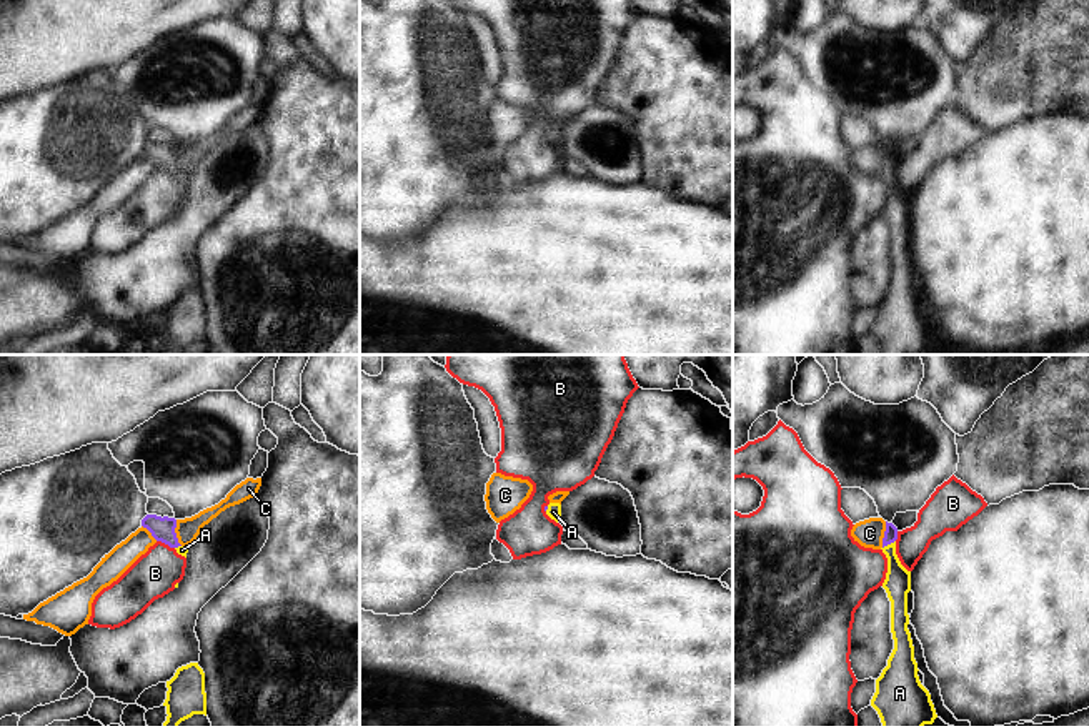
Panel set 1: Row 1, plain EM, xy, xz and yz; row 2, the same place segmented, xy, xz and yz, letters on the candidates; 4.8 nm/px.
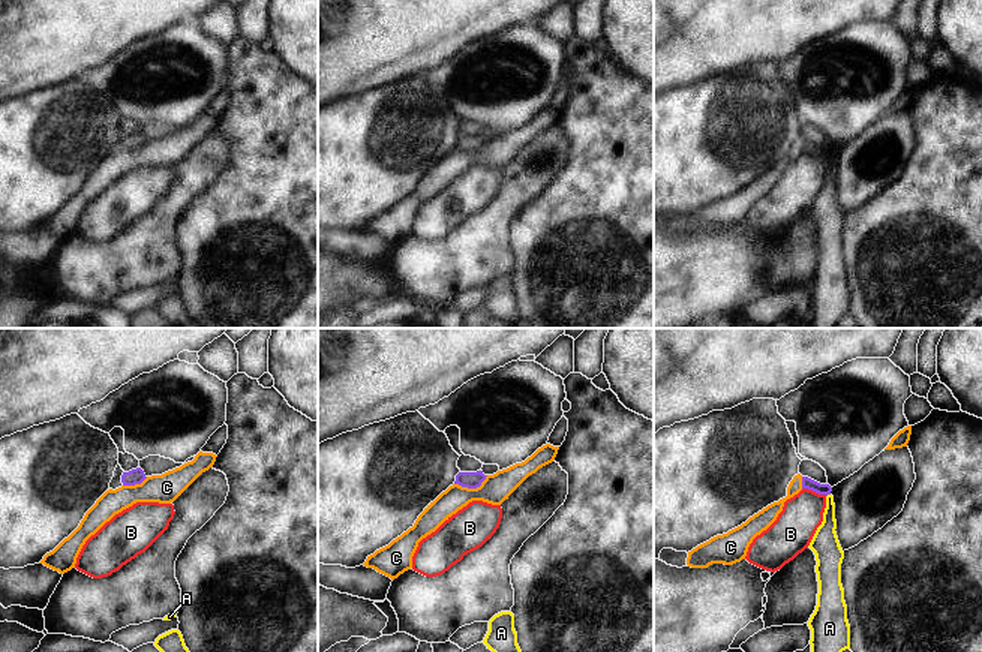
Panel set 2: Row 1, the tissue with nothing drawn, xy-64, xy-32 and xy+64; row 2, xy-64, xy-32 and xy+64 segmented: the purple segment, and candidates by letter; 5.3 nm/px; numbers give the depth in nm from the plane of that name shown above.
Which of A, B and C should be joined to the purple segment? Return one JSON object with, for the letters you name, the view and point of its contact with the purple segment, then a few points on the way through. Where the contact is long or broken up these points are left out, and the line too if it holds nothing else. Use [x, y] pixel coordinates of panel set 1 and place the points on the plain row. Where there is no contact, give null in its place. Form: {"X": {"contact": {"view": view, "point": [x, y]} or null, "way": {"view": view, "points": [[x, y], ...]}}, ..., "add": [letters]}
{"A": {"contact": {"view": "yz", "point": [888, 170]}, "way": {"view": "yz", "points": [[891, 159], [888, 170], [898, 207]]}}, "add": ["A"]}

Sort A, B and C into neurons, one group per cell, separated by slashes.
A / B / C

